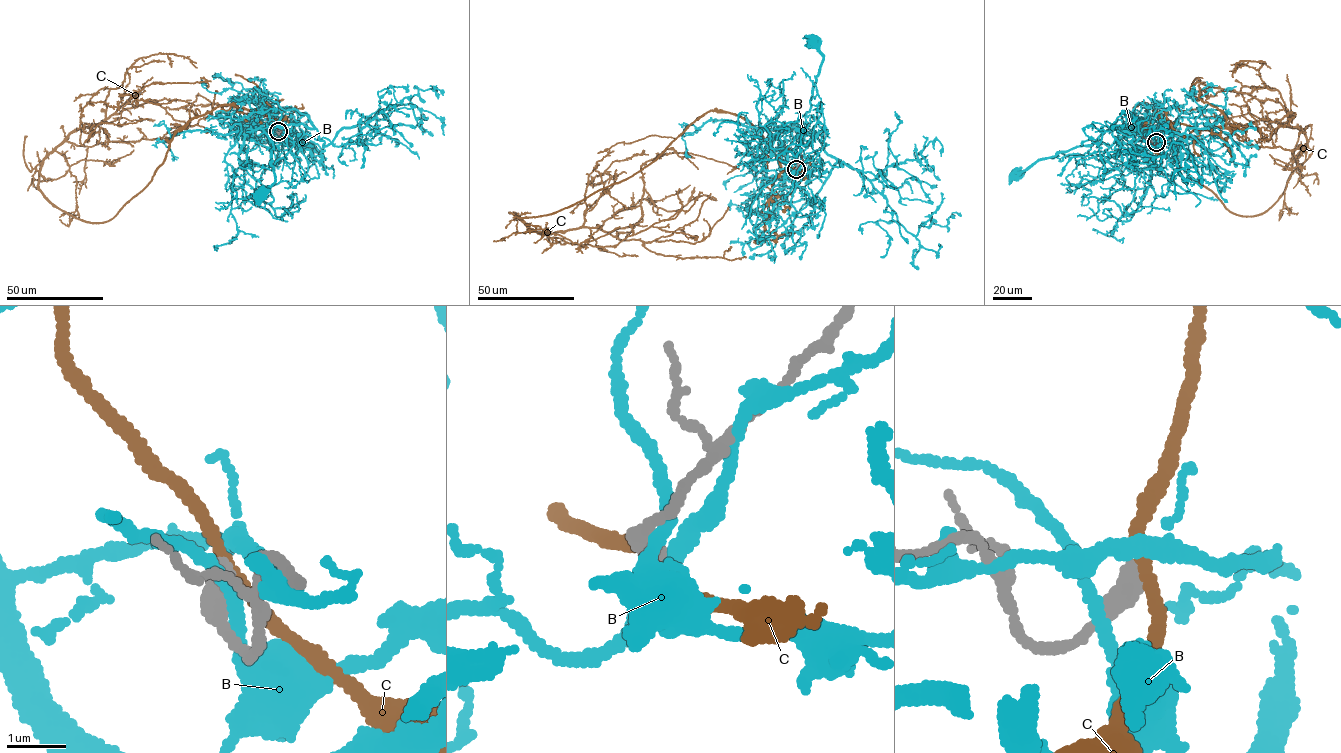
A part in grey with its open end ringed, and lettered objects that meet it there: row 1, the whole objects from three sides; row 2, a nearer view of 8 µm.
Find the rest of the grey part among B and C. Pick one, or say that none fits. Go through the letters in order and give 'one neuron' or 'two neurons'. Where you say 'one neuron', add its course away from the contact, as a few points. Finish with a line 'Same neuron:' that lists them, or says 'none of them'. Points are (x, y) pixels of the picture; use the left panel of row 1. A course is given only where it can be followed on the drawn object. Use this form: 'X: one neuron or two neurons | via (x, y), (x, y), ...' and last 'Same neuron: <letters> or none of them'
B: two neurons
C: two neurons
Same neuron: none of them

